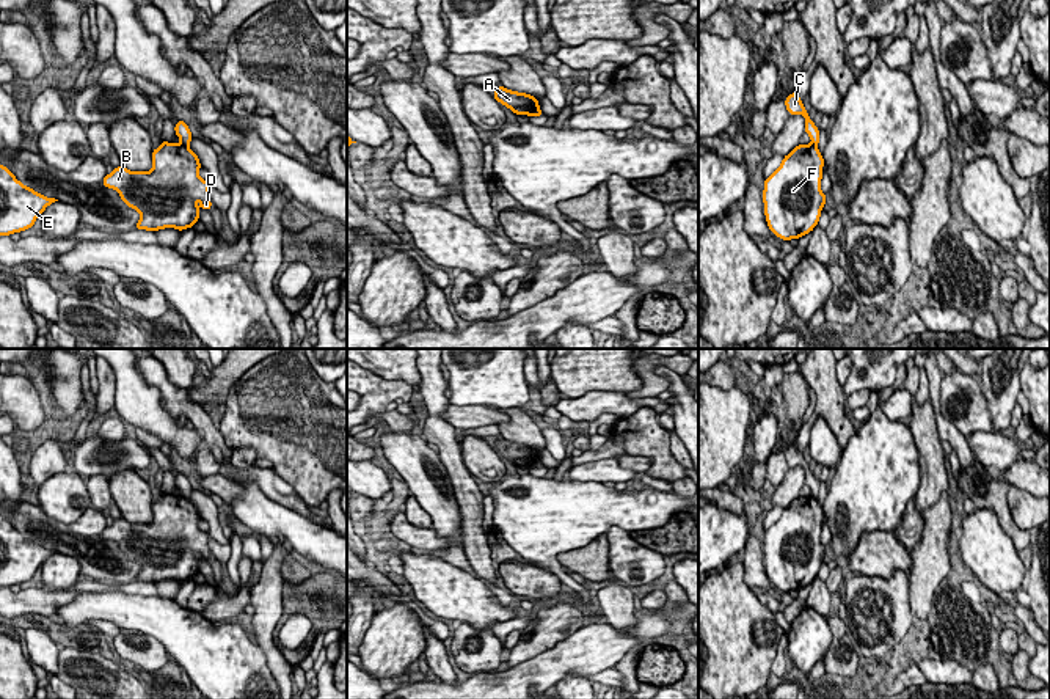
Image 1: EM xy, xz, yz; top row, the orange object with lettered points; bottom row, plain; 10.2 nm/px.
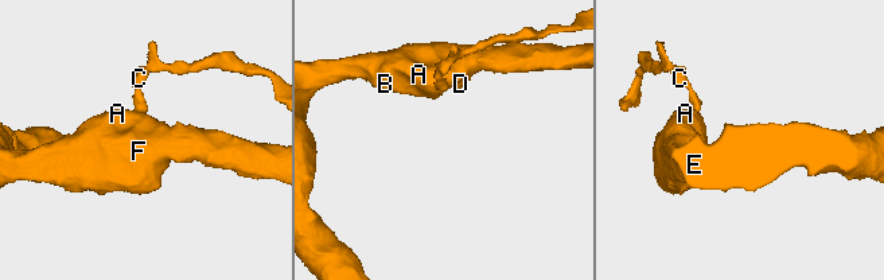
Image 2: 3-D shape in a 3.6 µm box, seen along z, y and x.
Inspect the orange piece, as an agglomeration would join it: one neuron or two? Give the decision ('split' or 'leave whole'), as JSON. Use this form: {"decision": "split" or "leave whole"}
{"decision": "split"}

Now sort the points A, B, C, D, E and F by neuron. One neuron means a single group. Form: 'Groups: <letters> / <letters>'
Groups: A B D E F / C

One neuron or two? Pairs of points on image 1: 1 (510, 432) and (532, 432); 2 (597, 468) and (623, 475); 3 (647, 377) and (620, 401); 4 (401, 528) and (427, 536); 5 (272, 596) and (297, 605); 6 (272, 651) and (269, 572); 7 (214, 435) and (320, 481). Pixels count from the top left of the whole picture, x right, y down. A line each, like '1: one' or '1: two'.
1: one
2: one
3: two
4: one
5: two
6: one
7: two

